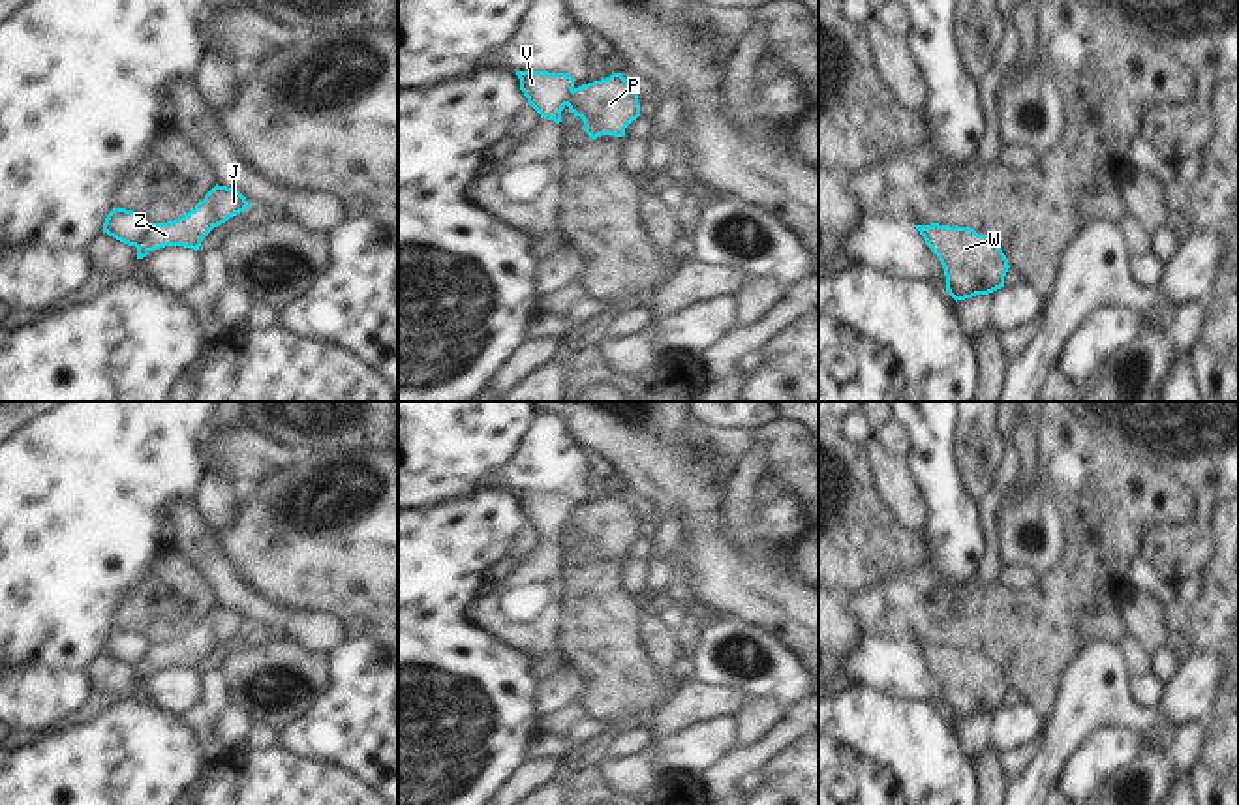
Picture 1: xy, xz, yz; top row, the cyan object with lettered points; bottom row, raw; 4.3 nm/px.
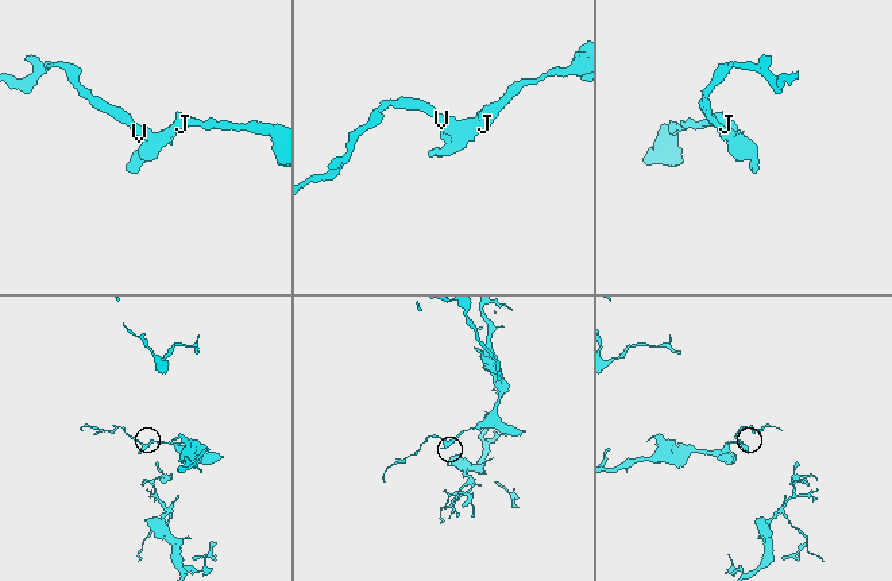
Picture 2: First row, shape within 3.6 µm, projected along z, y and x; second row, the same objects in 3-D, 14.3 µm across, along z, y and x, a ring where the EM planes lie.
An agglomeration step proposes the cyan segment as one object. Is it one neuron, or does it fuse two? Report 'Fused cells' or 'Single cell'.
Fused cells

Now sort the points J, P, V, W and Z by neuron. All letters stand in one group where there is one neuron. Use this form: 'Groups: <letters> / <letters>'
Groups: J P W Z / V

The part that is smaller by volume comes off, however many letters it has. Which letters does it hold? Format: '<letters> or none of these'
V

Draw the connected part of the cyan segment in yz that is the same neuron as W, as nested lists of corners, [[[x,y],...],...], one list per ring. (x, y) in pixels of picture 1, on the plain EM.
[[[939,644],[927,646],[920,655],[939,677],[946,711],[956,722],[1004,707],[1010,685],[999,664],[987,655],[978,655],[971,647]]]

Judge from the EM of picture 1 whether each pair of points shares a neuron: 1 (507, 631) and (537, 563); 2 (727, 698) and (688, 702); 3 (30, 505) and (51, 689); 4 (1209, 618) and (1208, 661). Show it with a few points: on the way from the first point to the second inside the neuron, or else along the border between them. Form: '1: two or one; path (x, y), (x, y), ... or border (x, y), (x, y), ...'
1: one; path (530, 631), (550, 608), (550, 586)
2: one; path (718, 700), (697, 702)
3: two; border (19, 663), (81, 670)
4: two; border (1193, 650), (1219, 653)

